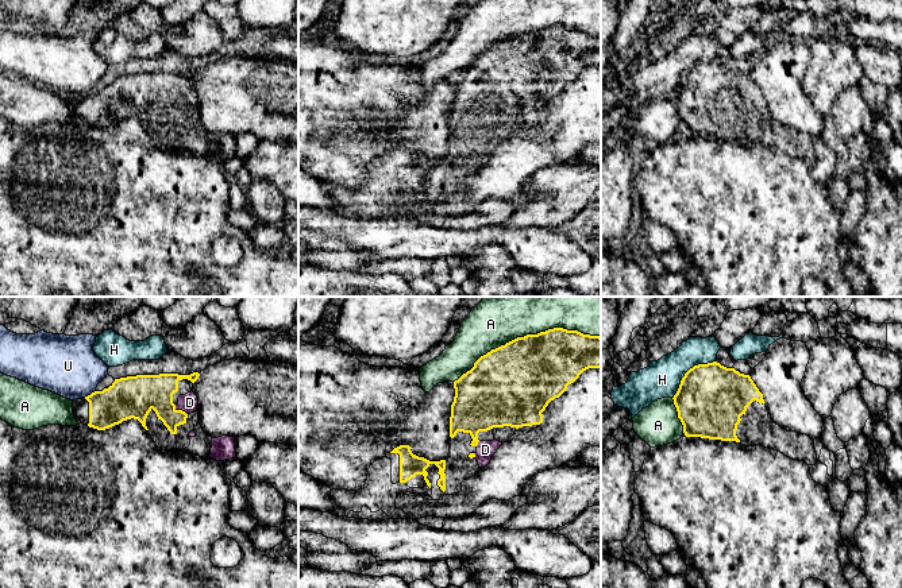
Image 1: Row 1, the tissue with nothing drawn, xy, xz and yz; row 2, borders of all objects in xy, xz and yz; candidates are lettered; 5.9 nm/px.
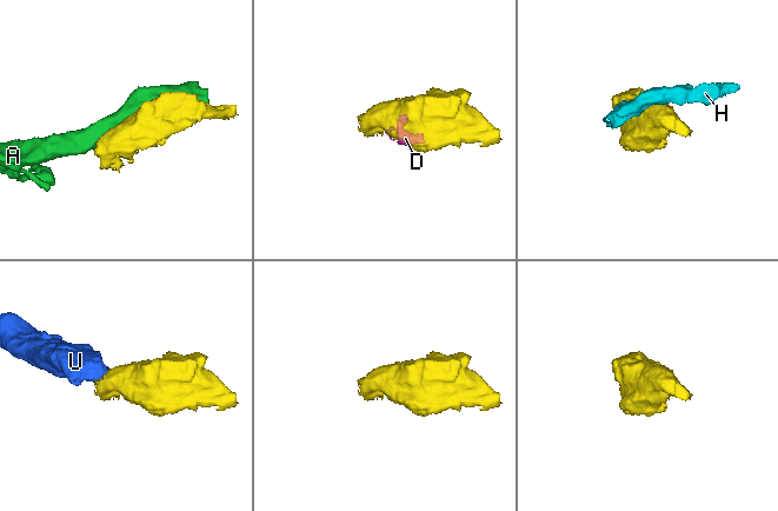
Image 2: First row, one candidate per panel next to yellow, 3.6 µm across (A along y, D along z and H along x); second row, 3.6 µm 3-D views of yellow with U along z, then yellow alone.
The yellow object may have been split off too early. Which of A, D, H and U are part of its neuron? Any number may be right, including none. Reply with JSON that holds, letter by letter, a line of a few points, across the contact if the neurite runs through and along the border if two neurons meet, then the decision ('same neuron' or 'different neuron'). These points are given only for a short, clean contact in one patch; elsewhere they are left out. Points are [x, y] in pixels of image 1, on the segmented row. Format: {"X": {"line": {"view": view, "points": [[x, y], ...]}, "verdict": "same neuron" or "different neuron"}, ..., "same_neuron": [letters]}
{"A": {"verdict": "different neuron"}, "D": {"verdict": "same neuron"}, "H": {"verdict": "different neuron"}, "U": {"line": {"view": "xy", "points": [[95, 390], [84, 397]]}, "verdict": "different neuron"}, "same_neuron": ["D"]}

